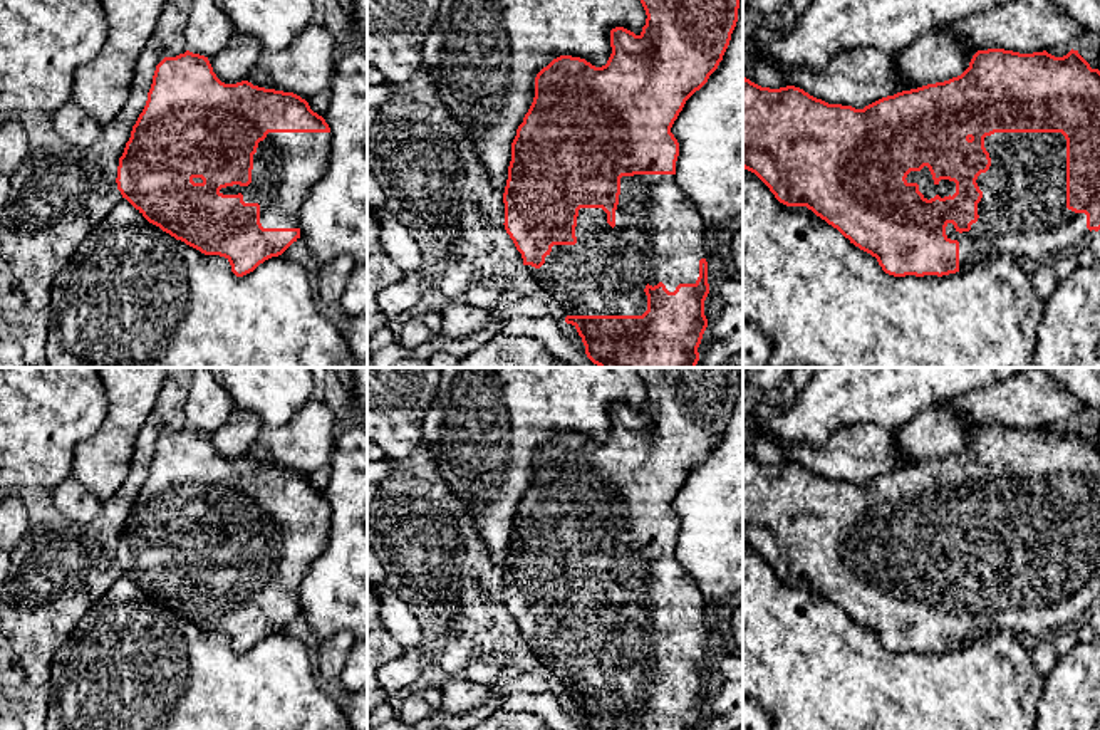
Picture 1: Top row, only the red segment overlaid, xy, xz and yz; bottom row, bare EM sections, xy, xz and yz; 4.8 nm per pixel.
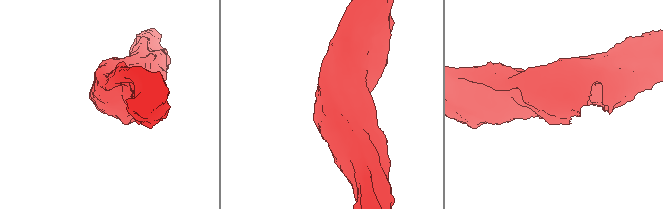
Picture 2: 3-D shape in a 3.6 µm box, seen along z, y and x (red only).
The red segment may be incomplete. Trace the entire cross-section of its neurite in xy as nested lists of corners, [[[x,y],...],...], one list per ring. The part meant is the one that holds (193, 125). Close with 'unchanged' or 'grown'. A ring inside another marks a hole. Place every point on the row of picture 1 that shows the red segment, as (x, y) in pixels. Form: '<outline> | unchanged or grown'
[[[186,50],[164,57],[154,70],[148,101],[132,126],[117,166],[117,190],[149,223],[205,255],[225,257],[243,277],[300,238],[298,213],[310,188],[327,173],[332,133],[322,116],[293,92],[248,81],[221,82],[208,57]]] | grown

